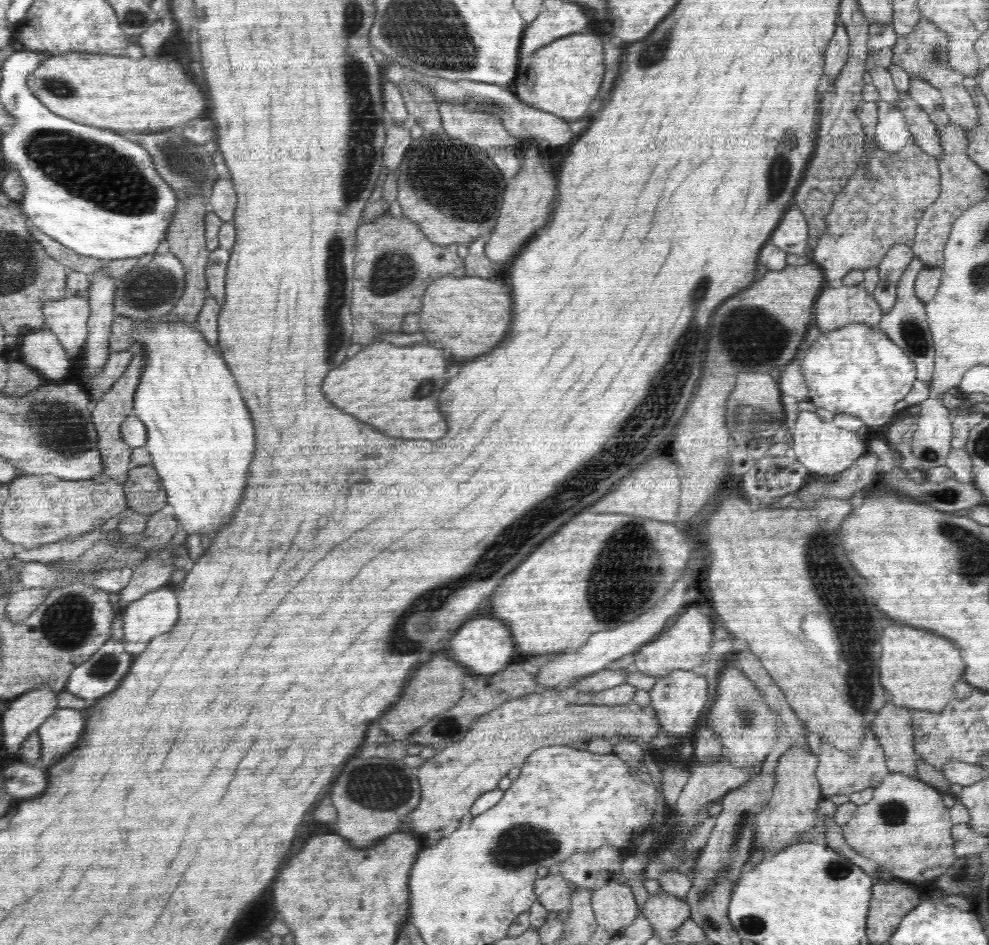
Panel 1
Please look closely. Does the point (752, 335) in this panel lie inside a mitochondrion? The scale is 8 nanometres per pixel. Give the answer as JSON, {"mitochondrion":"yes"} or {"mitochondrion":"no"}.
{"mitochondrion":"yes"}

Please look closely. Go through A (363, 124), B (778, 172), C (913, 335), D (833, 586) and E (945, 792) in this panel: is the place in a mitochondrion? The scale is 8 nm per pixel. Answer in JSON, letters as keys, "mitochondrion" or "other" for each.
{"A":"mitochondrion","B":"mitochondrion","C":"mitochondrion","D":"mitochondrion","E":"other"}

